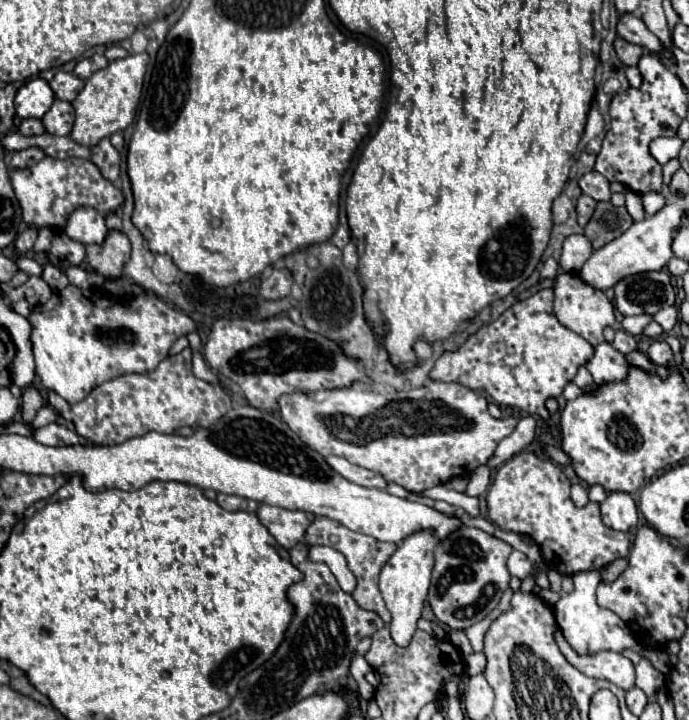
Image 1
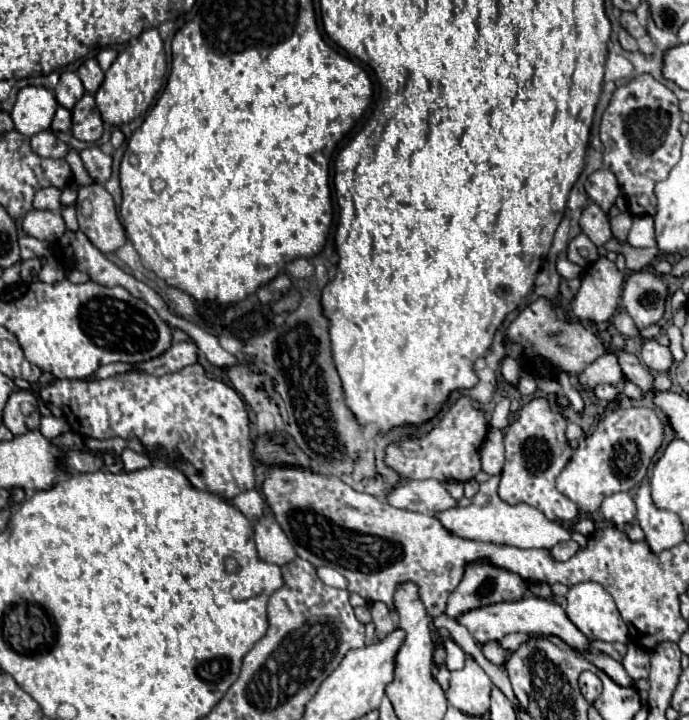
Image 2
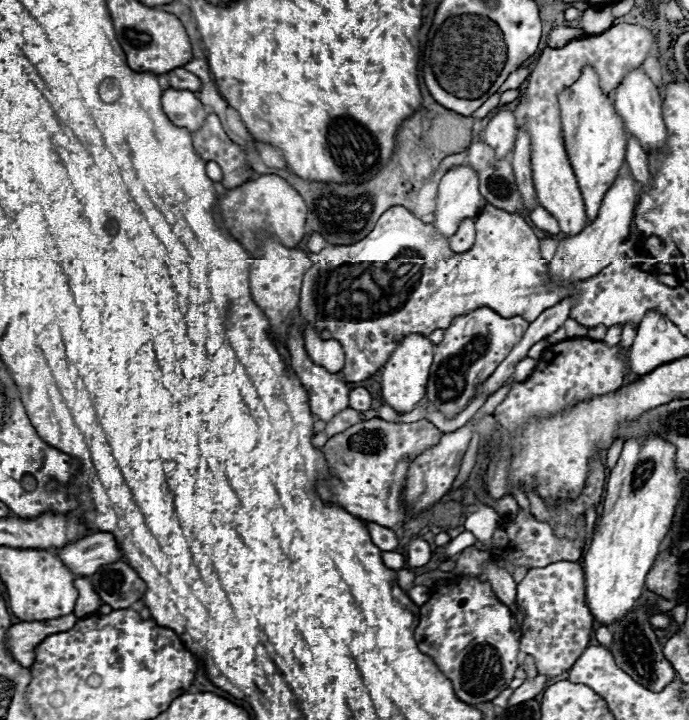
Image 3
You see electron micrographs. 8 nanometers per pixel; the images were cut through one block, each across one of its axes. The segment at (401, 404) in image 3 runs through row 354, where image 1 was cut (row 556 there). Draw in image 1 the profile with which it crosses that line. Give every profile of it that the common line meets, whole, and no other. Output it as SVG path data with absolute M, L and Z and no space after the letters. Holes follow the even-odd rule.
M418 530L410 536L406 536L380 572L380 592L384 596L386 608L392 614L390 632L398 646L408 646L412 640L412 634L416 632L416 622L422 614L422 606L424 606L428 586L430 586L436 542L438 540L432 530Z

